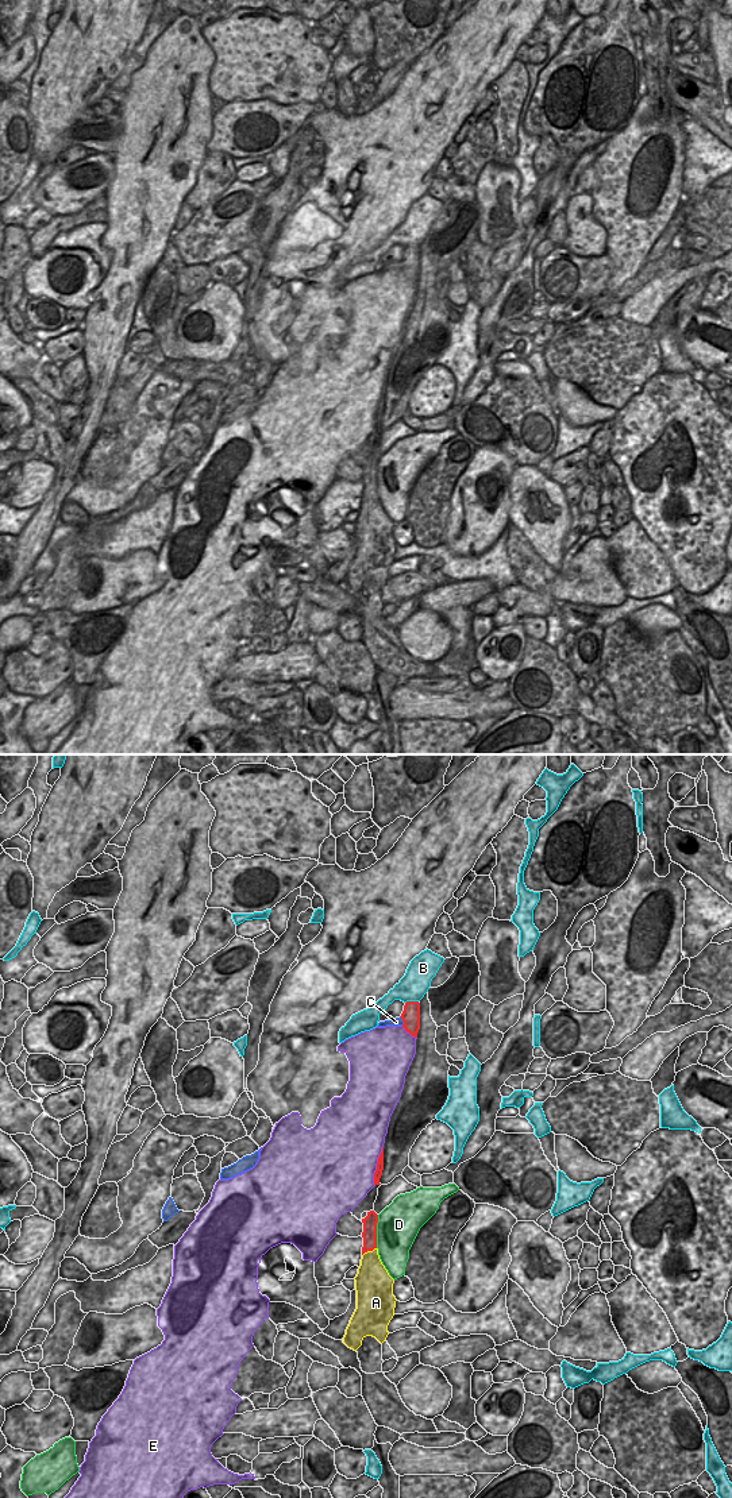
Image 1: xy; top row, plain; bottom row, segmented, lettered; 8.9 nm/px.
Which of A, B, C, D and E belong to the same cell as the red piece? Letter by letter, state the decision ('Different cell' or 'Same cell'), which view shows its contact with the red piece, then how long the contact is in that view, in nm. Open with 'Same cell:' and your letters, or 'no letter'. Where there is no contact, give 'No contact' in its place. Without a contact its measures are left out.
Same cell: A
A: Same cell. Touches red in xy. Shared border 150 nm
B: Different cell. Touches red in xy. Shared border 120 nm
C: Different cell. Touches red in xy. Shared border 90 nm
D: Different cell. Touches red in xy. Shared border 300 nm
E: Different cell. Touches red in xy. Shared border 360 nm

